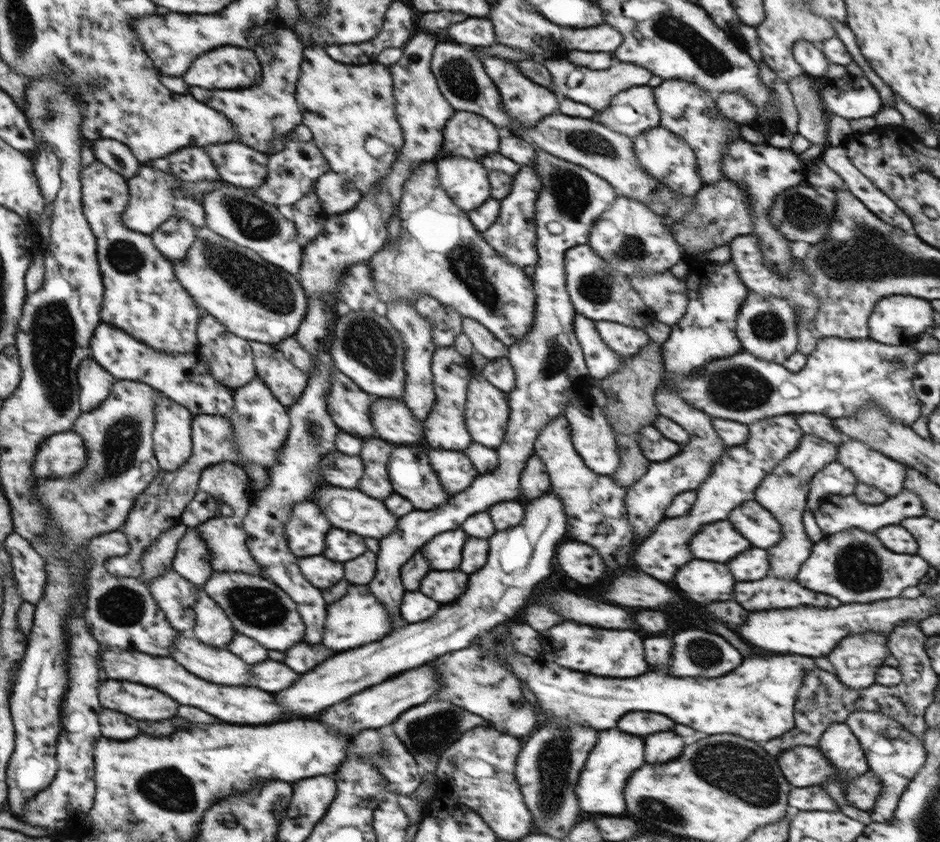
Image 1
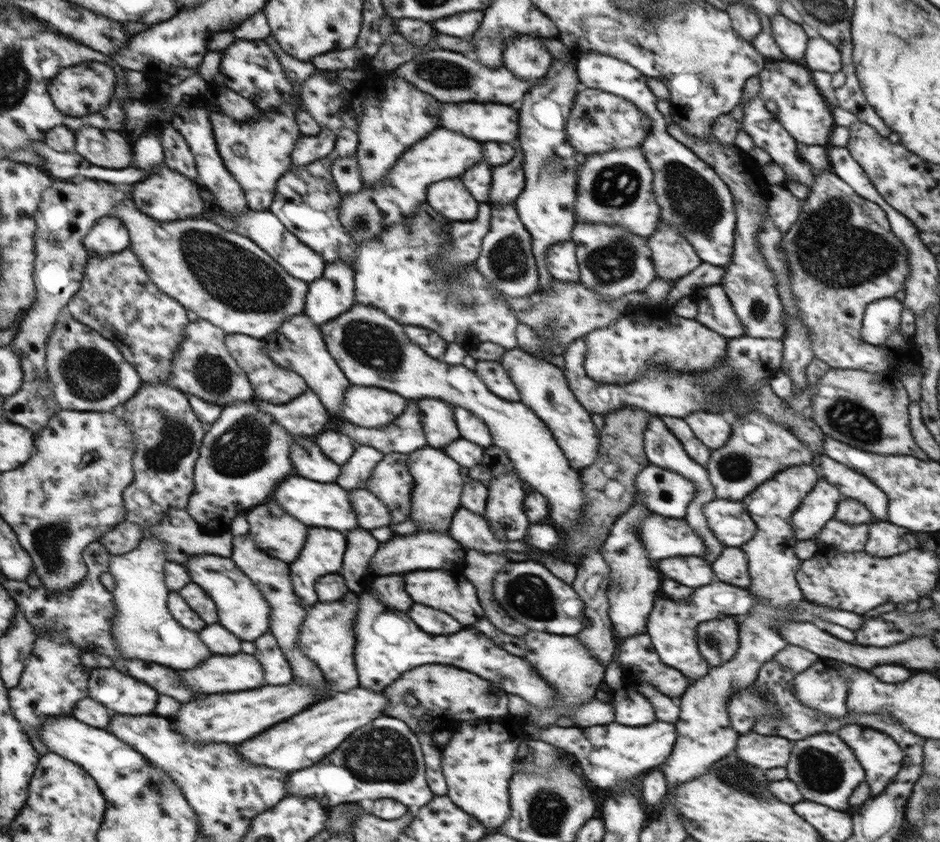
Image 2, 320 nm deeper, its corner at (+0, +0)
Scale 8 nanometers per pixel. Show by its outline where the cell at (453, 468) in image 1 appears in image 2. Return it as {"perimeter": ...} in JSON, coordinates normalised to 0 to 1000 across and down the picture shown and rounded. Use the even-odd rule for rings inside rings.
{"perimeter":[[[453,529],[434,539],[434,558],[439,568],[439,581],[437,584],[436,616],[445,622],[447,632],[468,632],[468,634],[479,634],[479,620],[482,610],[489,600],[490,584],[494,575],[494,565],[489,562],[490,553],[481,546],[471,533],[463,533]]]}

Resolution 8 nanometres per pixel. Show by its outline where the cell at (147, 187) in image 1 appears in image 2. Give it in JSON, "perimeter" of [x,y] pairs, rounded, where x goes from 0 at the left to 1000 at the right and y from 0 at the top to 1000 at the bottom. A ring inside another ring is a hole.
{"perimeter":[[[123,257],[103,261],[88,285],[95,304],[128,300],[136,296],[138,290],[139,281],[136,272]]]}

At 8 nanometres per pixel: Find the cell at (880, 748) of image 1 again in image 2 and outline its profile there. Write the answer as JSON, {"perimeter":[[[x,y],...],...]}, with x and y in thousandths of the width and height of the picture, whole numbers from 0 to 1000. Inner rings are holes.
{"perimeter":[[[904,860],[888,869],[911,897],[921,914],[927,947],[934,945],[960,912],[962,894],[945,872],[923,862]]]}

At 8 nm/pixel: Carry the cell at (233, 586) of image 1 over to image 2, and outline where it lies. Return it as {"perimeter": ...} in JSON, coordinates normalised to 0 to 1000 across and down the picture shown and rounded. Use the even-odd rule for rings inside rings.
{"perimeter":[[[217,658],[202,663],[197,671],[204,692],[213,696],[219,705],[224,707],[233,724],[233,741],[244,748],[256,760],[270,762],[276,755],[287,752],[287,732],[289,723],[283,715],[274,697],[251,673],[246,663],[230,660],[230,658]]]}

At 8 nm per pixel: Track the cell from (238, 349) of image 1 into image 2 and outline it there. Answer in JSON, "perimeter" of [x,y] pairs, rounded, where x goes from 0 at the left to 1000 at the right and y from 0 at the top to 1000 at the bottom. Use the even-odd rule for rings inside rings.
{"perimeter":[[[212,379],[201,382],[191,407],[190,419],[182,428],[181,458],[205,468],[215,475],[236,482],[252,475],[268,475],[269,461],[260,438],[247,425],[240,409],[240,397],[224,382]]]}

